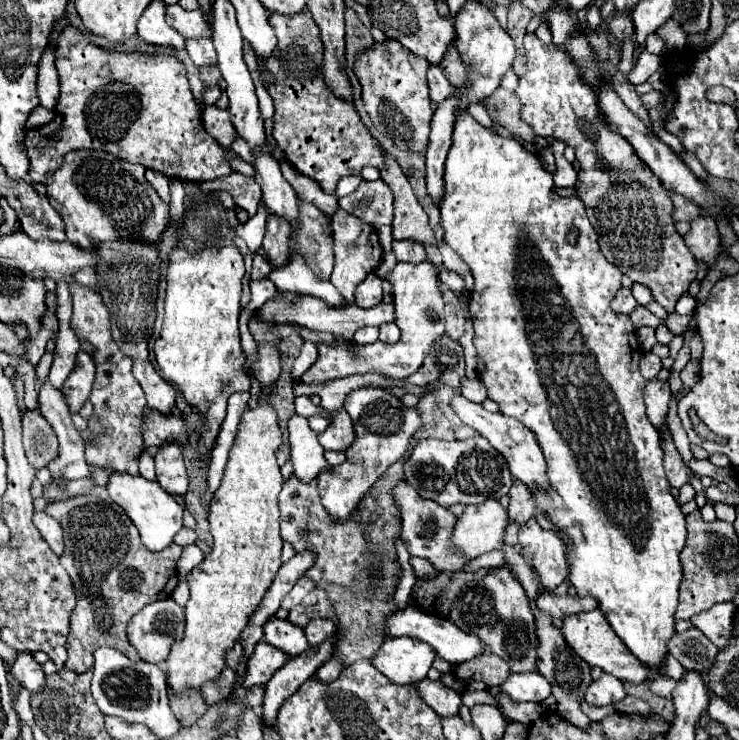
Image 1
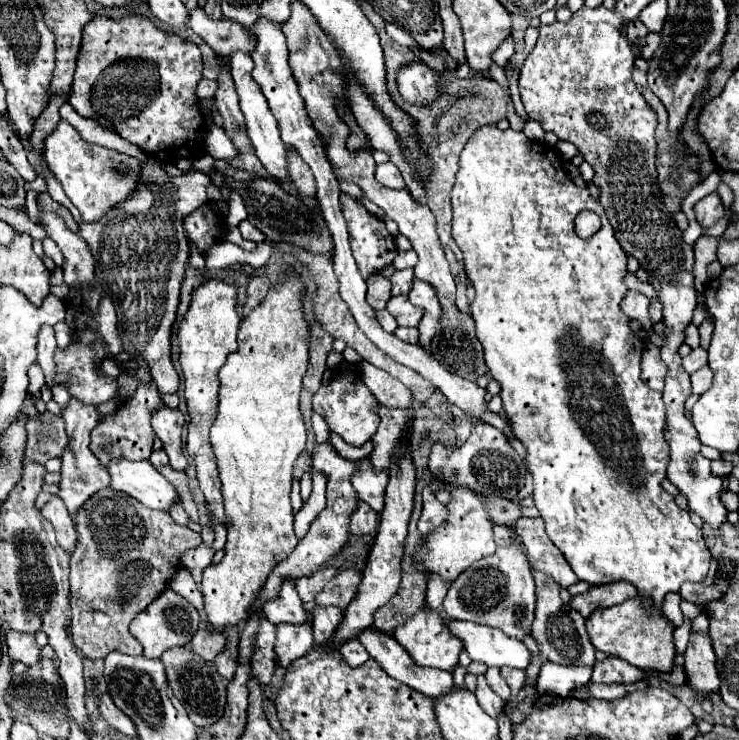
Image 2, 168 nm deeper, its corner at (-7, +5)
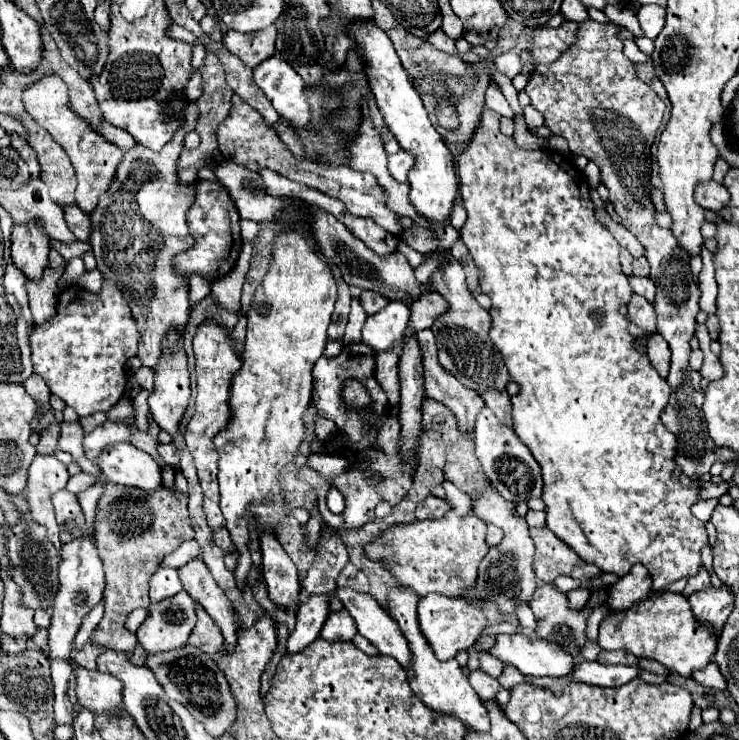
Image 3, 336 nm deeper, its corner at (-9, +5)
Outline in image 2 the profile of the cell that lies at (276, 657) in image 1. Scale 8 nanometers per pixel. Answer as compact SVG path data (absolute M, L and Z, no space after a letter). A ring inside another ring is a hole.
M311 623L303 625L277 625L277 637L273 645L275 661L279 667L289 667L295 659L307 655L313 649Z

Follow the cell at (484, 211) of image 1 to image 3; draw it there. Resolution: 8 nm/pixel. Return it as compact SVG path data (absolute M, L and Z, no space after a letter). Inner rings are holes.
M485 109L481 115L481 123L469 143L469 147L459 155L457 159L457 173L461 179L461 199L467 209L467 221L461 229L461 241L469 247L471 257L479 269L479 283L481 291L491 297L491 317L493 327L489 331L491 341L501 351L503 361L509 369L509 375L513 381L521 385L521 391L511 397L513 403L513 429L519 435L519 439L531 449L533 457L539 461L543 469L543 501L547 503L547 527L565 541L583 561L597 565L605 573L615 575L627 575L635 563L641 563L649 569L651 577L655 579L655 591L665 589L669 583L679 581L683 577L691 577L701 567L701 549L707 545L707 531L705 523L701 523L693 513L691 505L699 501L699 489L701 483L685 485L681 479L673 477L675 471L675 447L677 439L667 427L661 423L659 415L667 405L667 399L671 395L671 387L667 387L667 381L651 367L651 361L647 355L641 355L635 349L635 339L627 333L629 321L625 315L619 313L623 305L629 303L633 291L627 281L627 277L621 271L619 265L619 243L615 237L607 231L603 223L595 219L593 201L589 197L589 185L585 183L583 175L571 159L563 157L557 151L545 149L545 151L525 151L519 149L513 141L513 137L505 137L499 131L499 113ZM593 311L601 311L603 319L595 321L591 319Z

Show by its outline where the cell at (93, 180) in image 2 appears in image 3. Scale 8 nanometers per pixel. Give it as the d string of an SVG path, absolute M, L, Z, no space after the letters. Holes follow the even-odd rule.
M47 75L35 83L31 83L23 91L23 105L27 105L27 111L31 111L31 117L51 133L51 137L65 149L67 157L71 159L75 171L77 171L77 191L75 191L75 205L83 213L91 213L97 207L99 195L109 187L109 183L115 177L115 169L123 159L123 151L107 141L103 135L93 131L93 127L75 115L75 111L69 109L69 91L63 79L59 75Z

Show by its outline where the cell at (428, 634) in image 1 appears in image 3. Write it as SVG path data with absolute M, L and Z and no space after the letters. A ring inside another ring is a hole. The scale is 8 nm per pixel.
M497 635L497 645L489 651L503 663L515 665L523 675L565 677L571 675L575 659L557 643L527 635Z

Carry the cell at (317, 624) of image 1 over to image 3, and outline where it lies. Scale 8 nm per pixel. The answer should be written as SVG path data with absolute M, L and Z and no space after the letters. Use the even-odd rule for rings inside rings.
M331 611L329 619L321 629L321 637L327 641L351 641L357 635L355 621L347 611Z

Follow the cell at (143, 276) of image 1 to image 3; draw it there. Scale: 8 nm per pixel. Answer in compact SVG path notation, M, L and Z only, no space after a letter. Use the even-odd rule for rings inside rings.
M193 103L187 105L179 119L179 131L175 131L171 143L167 143L159 153L143 145L135 145L125 151L123 163L119 163L119 171L115 173L115 183L111 183L105 195L99 197L97 209L91 213L91 247L97 259L97 269L103 277L113 279L127 297L143 335L137 357L151 369L157 365L161 355L161 341L165 333L173 327L183 329L189 321L187 281L173 273L171 257L193 245L185 225L185 213L193 203L191 199L195 195L195 187L191 183L177 183L175 163L185 135L197 125L197 107Z

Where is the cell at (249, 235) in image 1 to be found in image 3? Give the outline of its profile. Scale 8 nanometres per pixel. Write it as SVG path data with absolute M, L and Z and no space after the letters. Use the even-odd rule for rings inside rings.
M241 219L241 237L245 241L253 241L255 235L259 231L259 225L255 221L247 221L247 219Z

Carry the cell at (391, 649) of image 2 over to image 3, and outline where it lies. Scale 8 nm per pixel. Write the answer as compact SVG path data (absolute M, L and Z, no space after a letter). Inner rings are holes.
M347 587L335 589L333 595L351 613L359 633L371 643L375 643L381 655L391 655L401 663L403 669L411 665L411 651L407 649L407 639L399 631L397 623L369 593L357 593Z

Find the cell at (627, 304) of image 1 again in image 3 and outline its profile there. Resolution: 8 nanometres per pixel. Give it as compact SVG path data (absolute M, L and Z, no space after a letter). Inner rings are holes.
M635 293L631 295L631 301L627 303L627 319L635 323L641 331L645 331L645 335L653 335L655 311L653 311L653 305L641 295L635 295Z

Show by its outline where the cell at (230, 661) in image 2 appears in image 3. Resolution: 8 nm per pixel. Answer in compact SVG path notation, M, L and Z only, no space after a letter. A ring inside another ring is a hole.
M193 559L177 569L179 579L183 583L183 589L199 601L205 611L215 619L215 623L221 627L221 633L225 637L225 651L231 651L237 641L237 617L233 613L231 601L225 597L223 589L213 579L211 571L201 559Z

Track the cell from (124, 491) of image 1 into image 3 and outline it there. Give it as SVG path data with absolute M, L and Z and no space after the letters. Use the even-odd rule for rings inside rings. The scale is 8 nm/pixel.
M113 443L97 459L105 481L153 491L161 485L161 469L153 457L133 443Z

